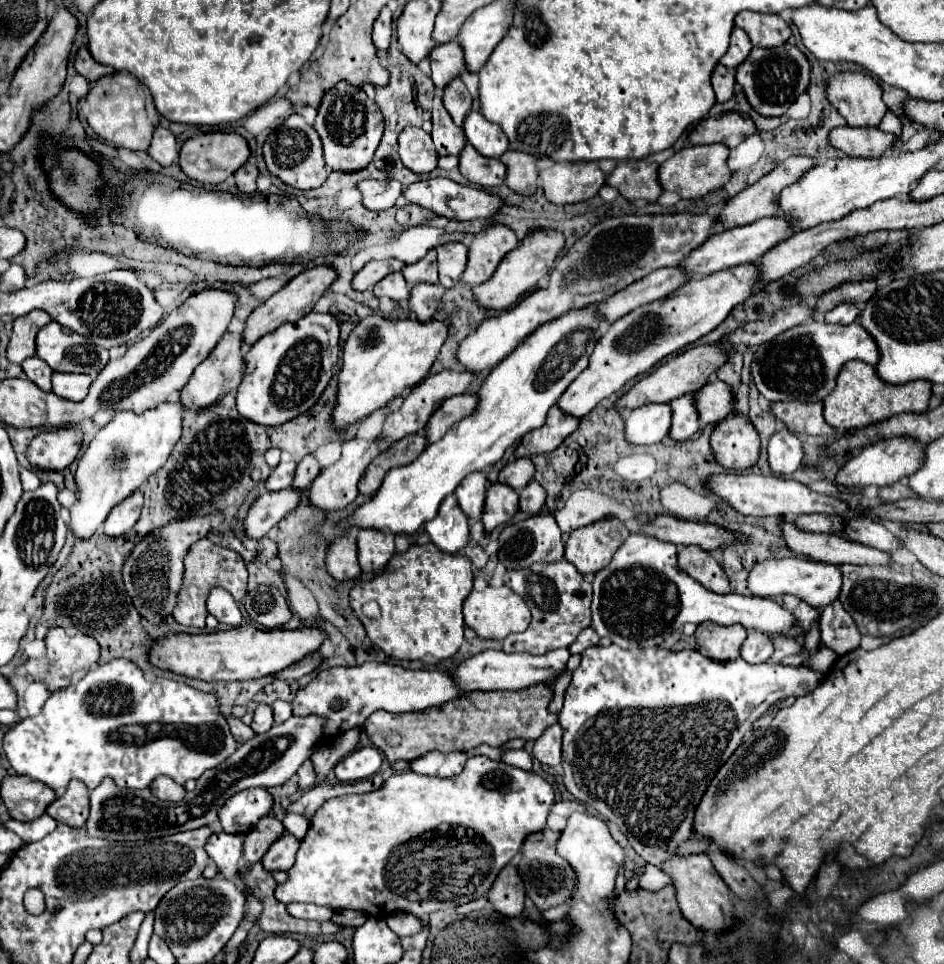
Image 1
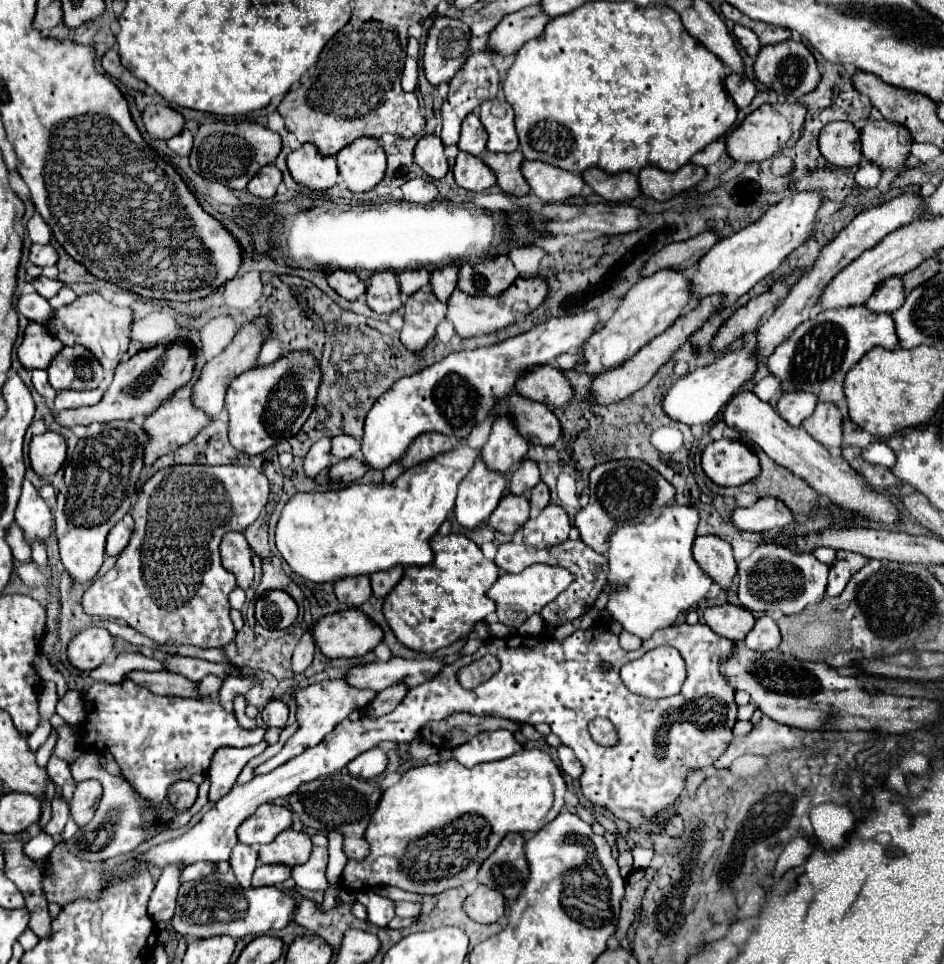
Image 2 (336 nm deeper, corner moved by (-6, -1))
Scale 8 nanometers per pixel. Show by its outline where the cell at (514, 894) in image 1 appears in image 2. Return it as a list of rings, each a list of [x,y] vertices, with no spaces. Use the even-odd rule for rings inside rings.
[[[479,885],[475,893],[465,899],[465,913],[477,923],[495,923],[505,915],[505,897],[487,885]]]

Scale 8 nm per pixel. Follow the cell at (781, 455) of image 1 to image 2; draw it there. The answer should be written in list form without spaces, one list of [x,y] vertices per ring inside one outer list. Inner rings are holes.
[[[789,393],[783,395],[777,403],[777,413],[793,427],[801,427],[803,419],[807,419],[817,405],[817,397],[811,393]]]

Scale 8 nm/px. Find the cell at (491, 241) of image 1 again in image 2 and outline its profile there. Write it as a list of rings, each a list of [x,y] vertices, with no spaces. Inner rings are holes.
[[[495,255],[475,265],[463,263],[457,287],[469,295],[499,295],[519,277],[507,255]]]

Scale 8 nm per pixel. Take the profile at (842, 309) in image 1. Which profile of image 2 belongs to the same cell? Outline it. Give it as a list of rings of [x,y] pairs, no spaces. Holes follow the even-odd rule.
[[[891,277],[875,289],[875,293],[867,299],[865,307],[873,313],[893,313],[903,305],[903,301],[905,301],[905,293],[901,289],[901,279]]]

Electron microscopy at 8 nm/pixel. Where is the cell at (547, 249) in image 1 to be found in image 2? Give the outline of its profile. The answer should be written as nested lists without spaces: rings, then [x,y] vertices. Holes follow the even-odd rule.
[[[531,277],[531,279],[517,279],[507,291],[503,291],[499,297],[491,297],[491,295],[467,295],[461,289],[455,289],[447,301],[449,309],[447,309],[447,319],[455,325],[455,331],[461,337],[477,337],[477,335],[485,335],[485,333],[493,333],[499,331],[507,325],[511,325],[517,317],[517,313],[521,311],[521,315],[527,315],[531,311],[535,311],[547,297],[547,281],[541,277]]]

